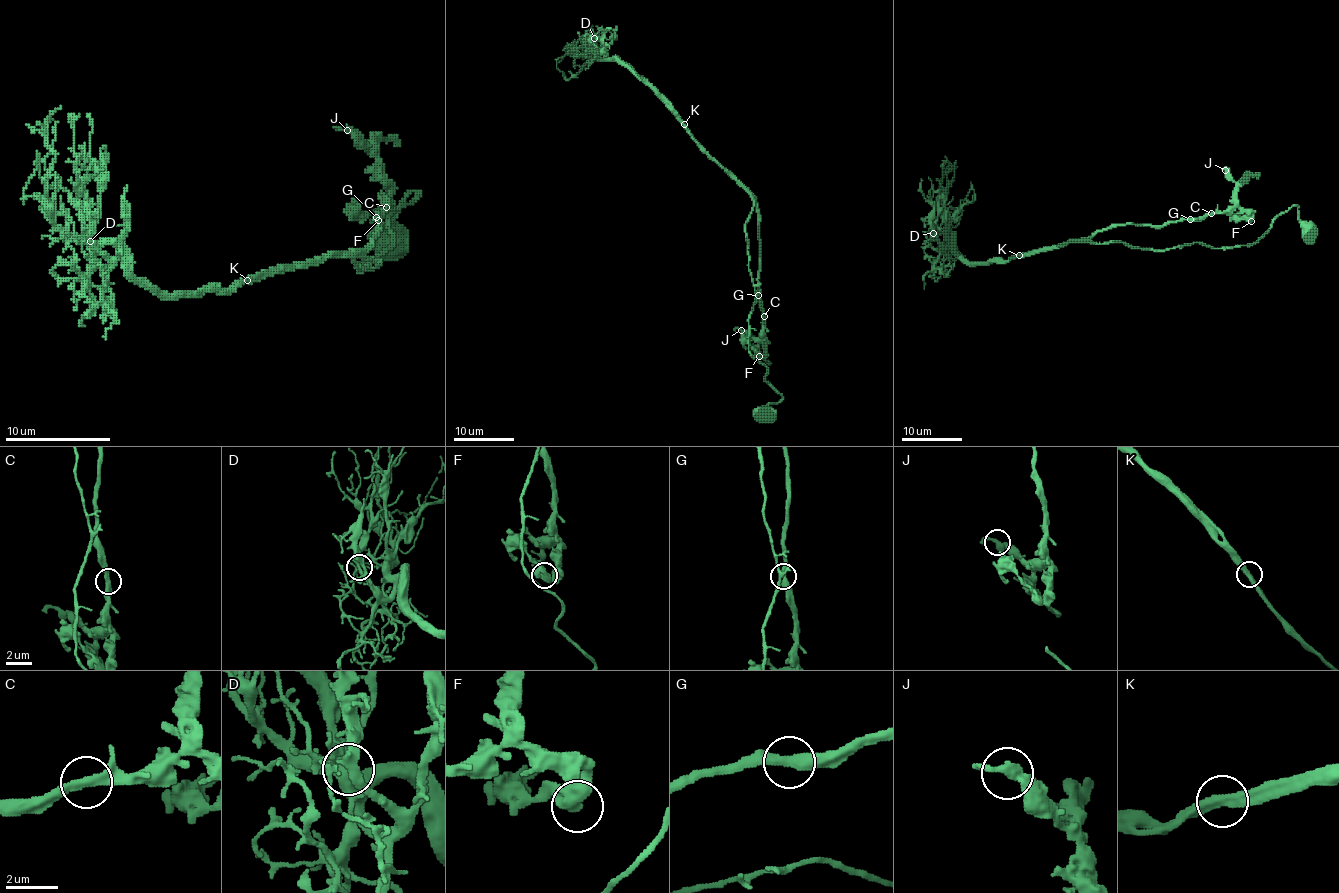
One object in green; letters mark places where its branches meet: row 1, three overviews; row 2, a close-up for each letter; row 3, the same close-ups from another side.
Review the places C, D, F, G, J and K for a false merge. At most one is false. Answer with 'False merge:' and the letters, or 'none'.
False merge: none

